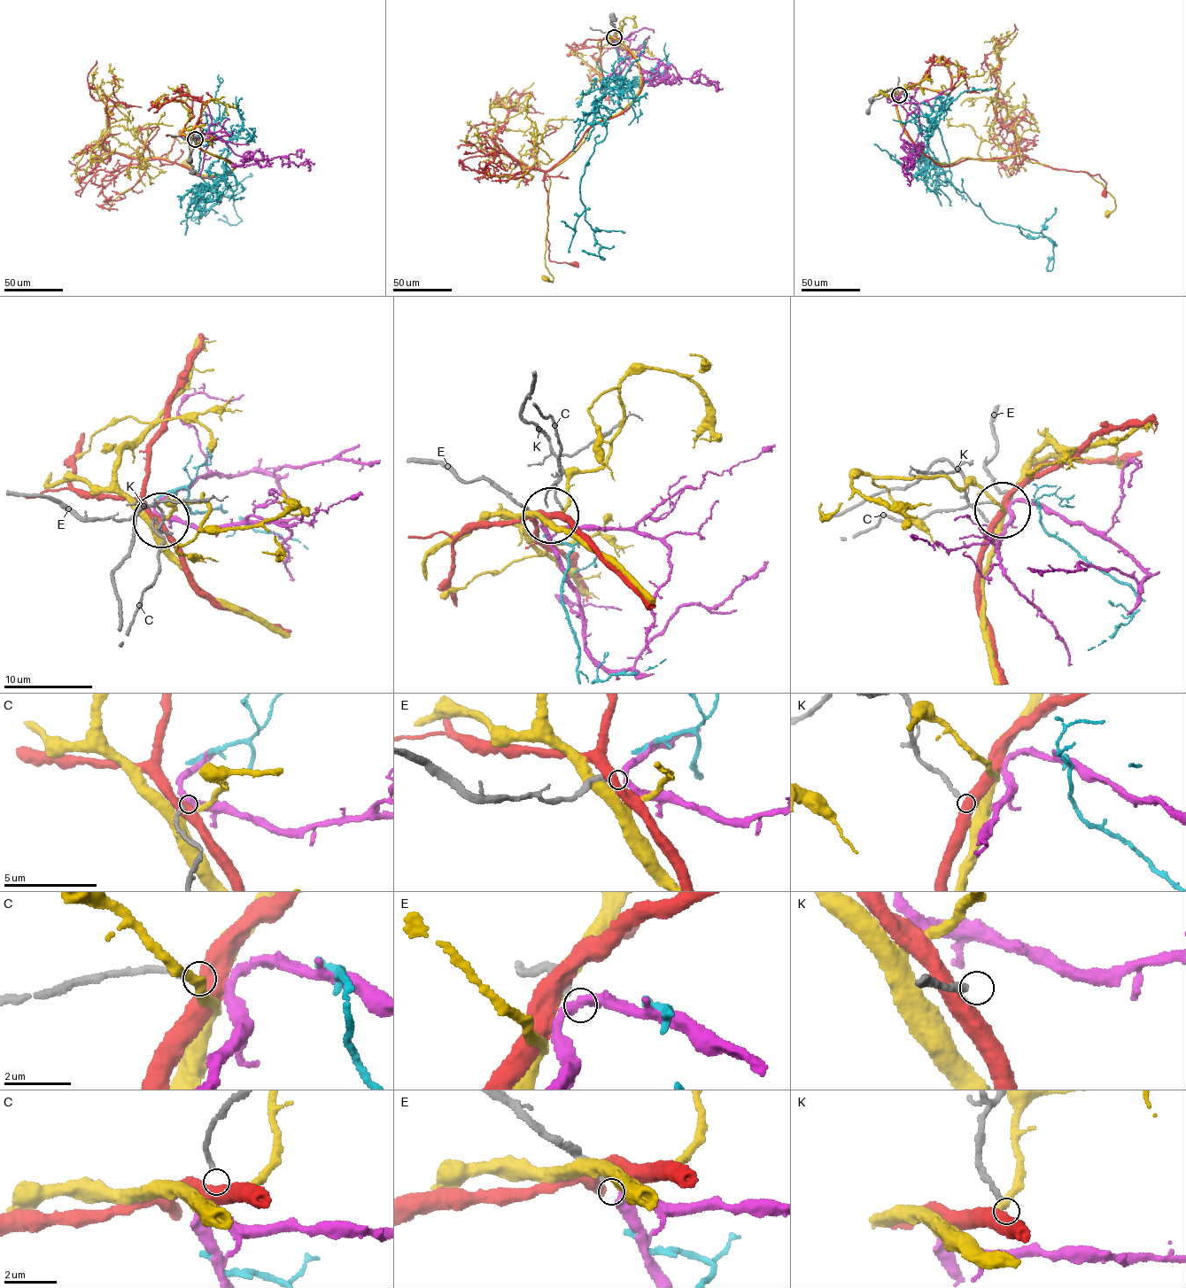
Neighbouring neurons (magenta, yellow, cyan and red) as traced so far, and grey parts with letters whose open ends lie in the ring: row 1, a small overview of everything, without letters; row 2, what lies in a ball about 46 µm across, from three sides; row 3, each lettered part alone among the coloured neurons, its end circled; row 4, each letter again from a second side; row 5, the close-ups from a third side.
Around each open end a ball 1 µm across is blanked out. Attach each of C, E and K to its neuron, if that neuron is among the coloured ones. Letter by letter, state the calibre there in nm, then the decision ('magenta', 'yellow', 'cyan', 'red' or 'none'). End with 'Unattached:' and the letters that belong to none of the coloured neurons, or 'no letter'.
C: 200 nm thick; none
E: 240 nm thick; magenta
K: 190 nm thick; none
Unattached: C, K

